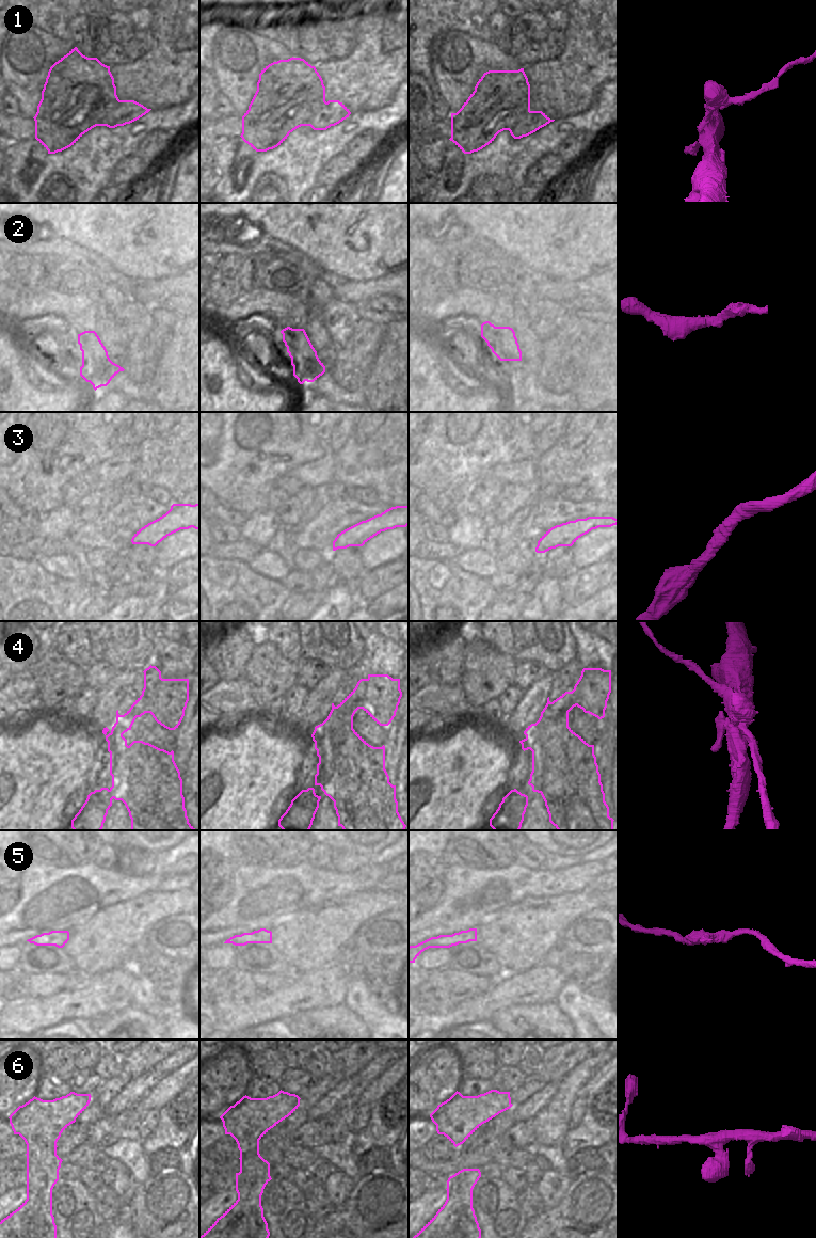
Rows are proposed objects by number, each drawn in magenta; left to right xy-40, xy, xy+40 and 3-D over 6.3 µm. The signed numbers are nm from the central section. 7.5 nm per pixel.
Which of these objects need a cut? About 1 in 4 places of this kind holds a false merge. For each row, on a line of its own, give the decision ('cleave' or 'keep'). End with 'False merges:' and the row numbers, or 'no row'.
1: cleave
2: keep
3: keep
4: cleave
5: keep
6: keep
False merges: 1, 4

